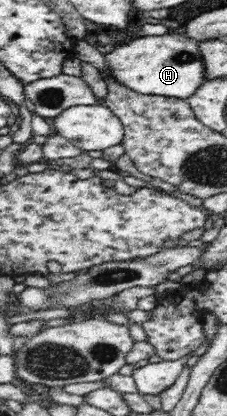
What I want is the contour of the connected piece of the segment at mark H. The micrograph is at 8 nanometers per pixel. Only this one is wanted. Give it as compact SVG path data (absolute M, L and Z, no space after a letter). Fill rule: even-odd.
M182 34L144 36L106 54L113 79L140 94L187 99L207 80L198 42ZM160 38L160 42L156 42Z

